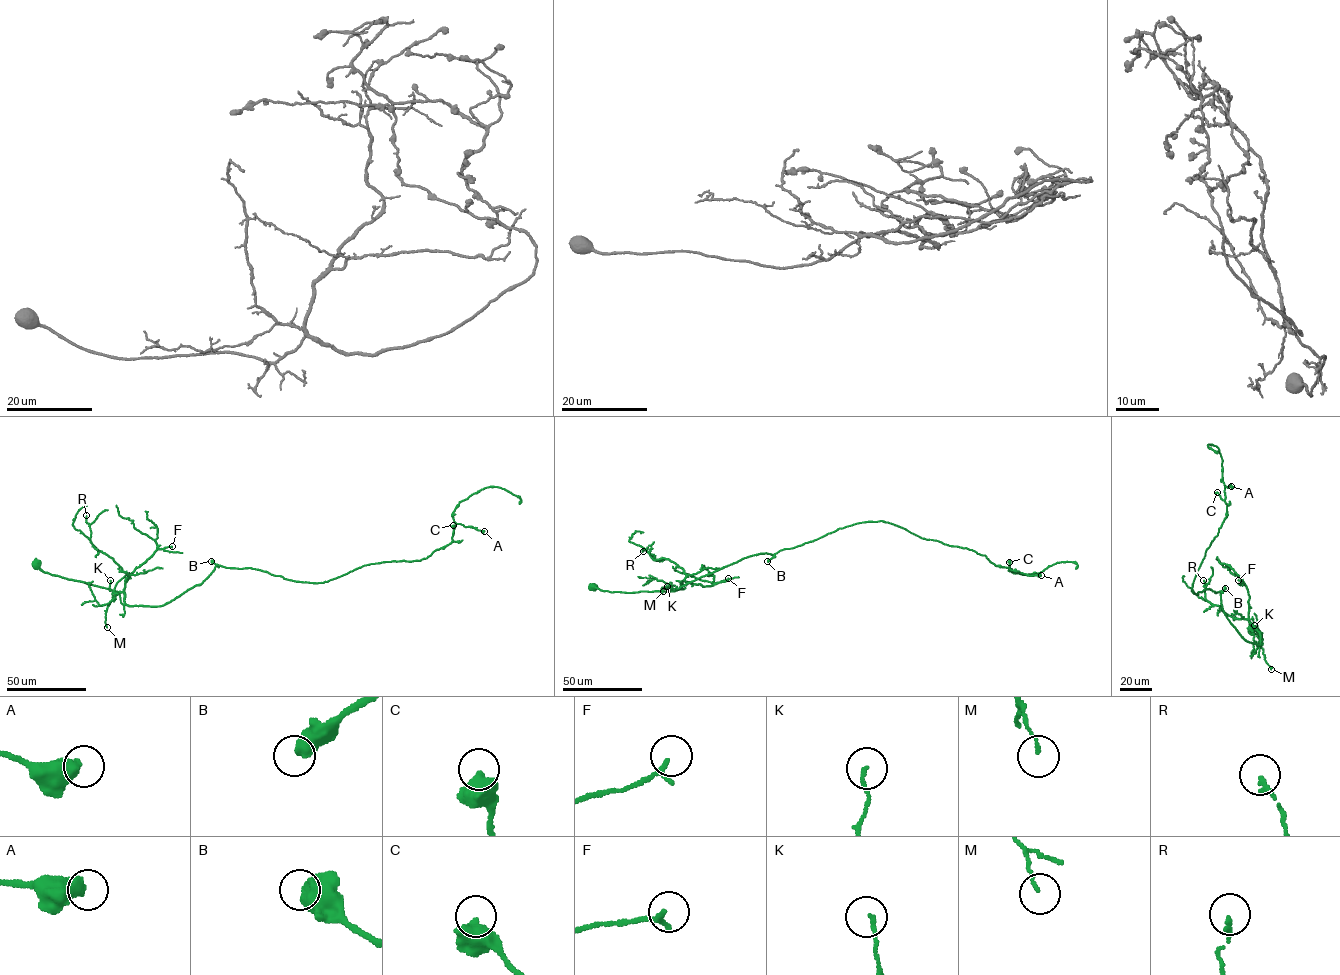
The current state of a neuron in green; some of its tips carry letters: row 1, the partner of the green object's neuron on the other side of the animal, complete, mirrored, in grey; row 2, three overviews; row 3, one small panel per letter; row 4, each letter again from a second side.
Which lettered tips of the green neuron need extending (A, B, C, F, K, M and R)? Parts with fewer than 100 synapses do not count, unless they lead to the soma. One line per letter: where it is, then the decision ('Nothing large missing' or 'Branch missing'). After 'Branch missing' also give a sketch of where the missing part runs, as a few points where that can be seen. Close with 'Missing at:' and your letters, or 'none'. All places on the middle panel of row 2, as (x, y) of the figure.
A: Place: (1041, 575). Nothing large missing
B: Place: (767, 561). Branch missing. Course of what is missing: (767, 561), (753, 557), (743, 558), (712, 572), (698, 573), (681, 568), (680, 558), (673, 566)
C: Place: (1009, 562). Nothing large missing
F: Place: (728, 578). Nothing large missing
K: Place: (667, 586). Nothing large missing
M: Place: (663, 591). Nothing large missing
R: Place: (643, 551). Nothing large missing
Missing at: B

